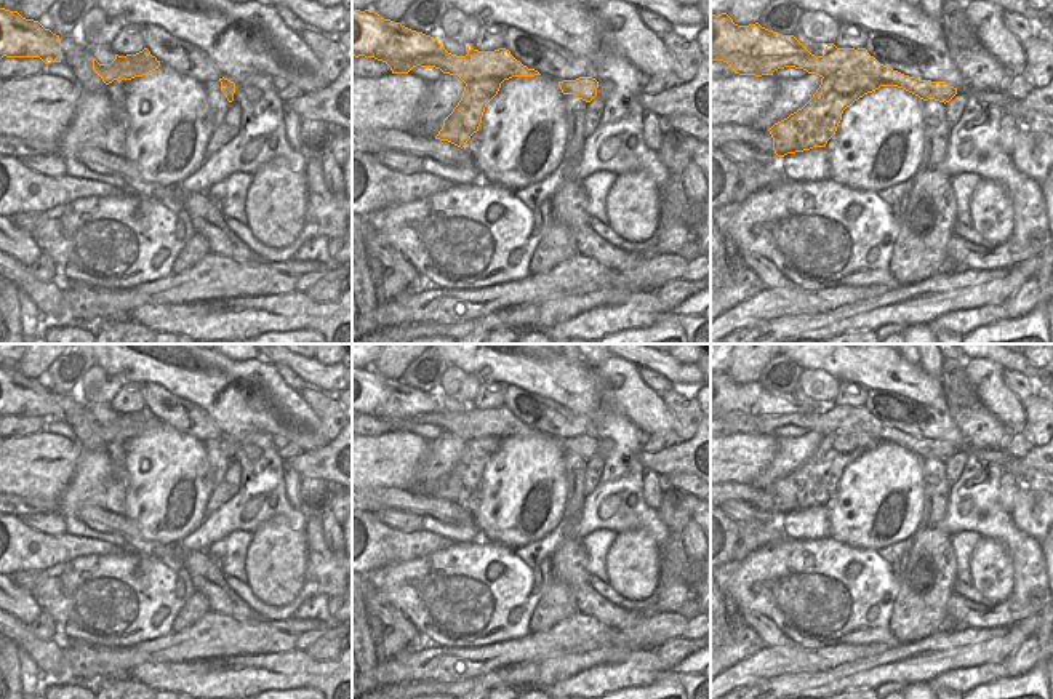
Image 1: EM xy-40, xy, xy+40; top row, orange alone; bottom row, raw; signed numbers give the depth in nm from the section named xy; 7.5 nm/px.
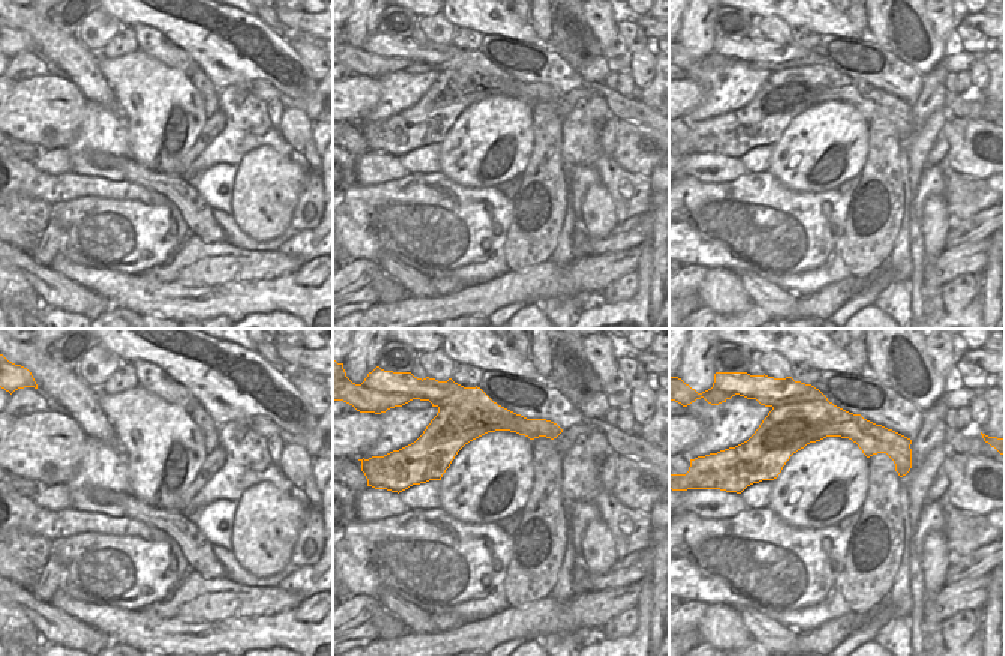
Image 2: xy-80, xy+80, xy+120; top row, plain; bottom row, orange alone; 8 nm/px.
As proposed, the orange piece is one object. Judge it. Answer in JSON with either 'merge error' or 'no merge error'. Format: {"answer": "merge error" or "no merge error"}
{"answer": "merge error"}

